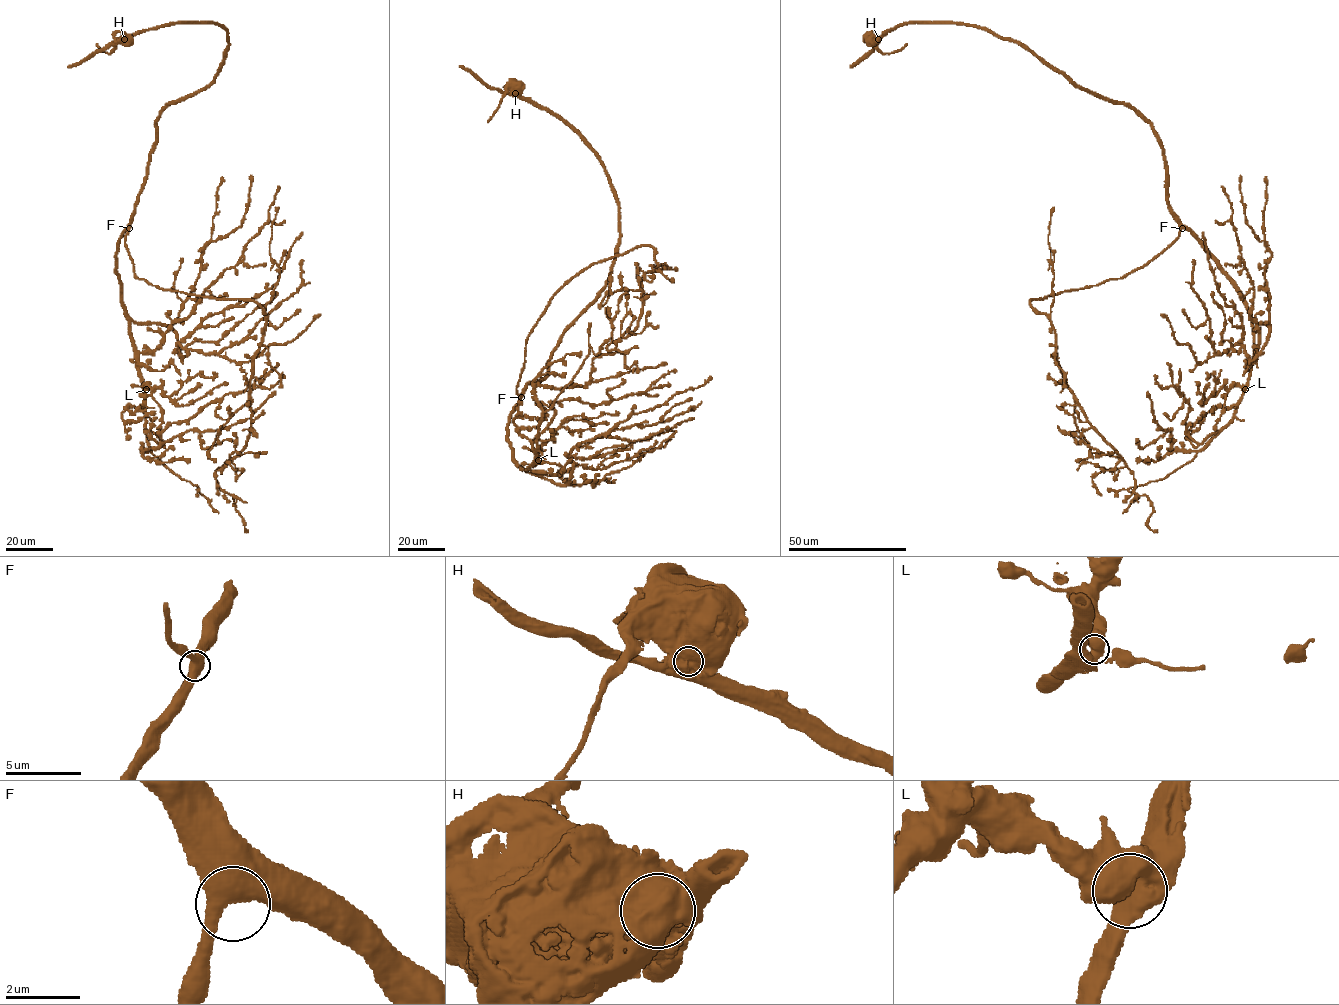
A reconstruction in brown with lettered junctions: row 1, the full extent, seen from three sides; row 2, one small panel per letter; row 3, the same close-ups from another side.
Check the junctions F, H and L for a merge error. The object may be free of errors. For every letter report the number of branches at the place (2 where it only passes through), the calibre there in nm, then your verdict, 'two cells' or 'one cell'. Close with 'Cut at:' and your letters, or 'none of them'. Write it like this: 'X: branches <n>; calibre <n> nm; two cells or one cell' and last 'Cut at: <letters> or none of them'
F: branches 2; calibre 550 nm; one cell
H: branches 1; calibre 1300 nm; two cells
L: branches 1; calibre 750 nm; one cell
Cut at: H

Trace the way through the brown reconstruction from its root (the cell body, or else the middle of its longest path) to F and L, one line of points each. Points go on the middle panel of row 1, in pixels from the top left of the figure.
F: (518, 86), (595, 154), (619, 229), (608, 283), (564, 333), (547, 374), (521, 397)
L: (518, 86), (595, 154), (618, 205), (608, 283), (510, 414), (512, 458), (523, 469), (538, 460)

